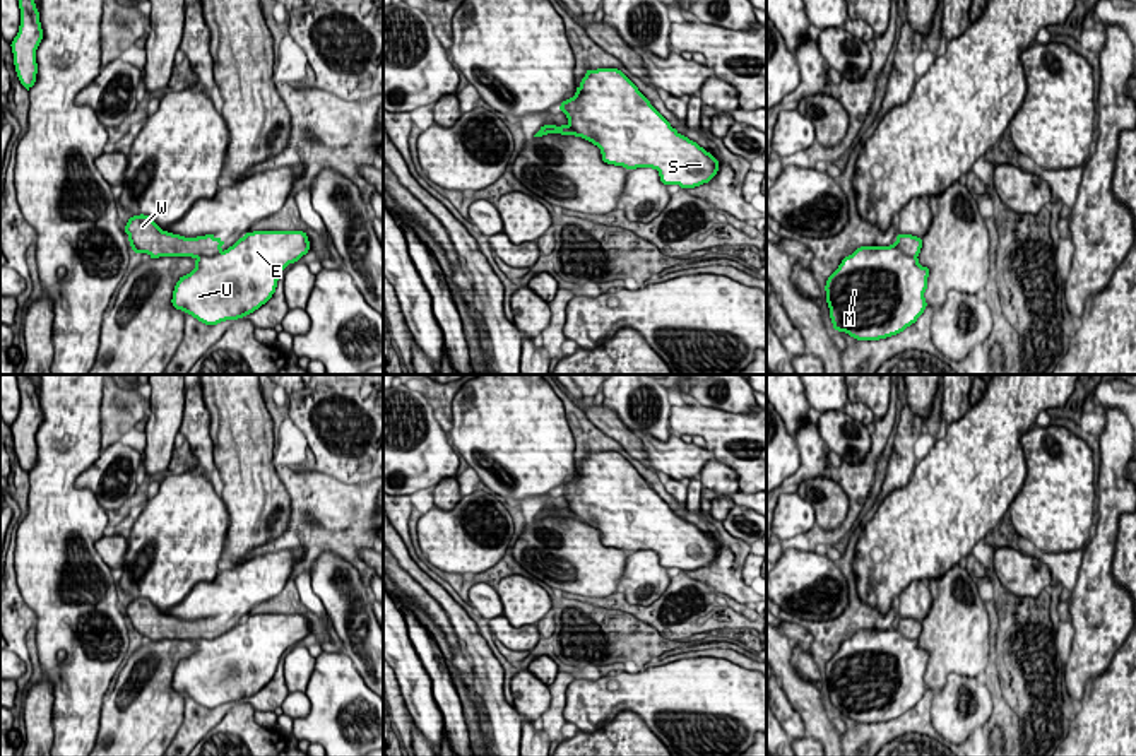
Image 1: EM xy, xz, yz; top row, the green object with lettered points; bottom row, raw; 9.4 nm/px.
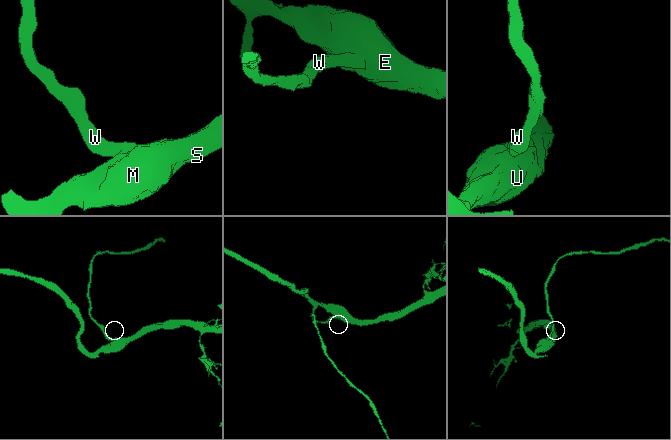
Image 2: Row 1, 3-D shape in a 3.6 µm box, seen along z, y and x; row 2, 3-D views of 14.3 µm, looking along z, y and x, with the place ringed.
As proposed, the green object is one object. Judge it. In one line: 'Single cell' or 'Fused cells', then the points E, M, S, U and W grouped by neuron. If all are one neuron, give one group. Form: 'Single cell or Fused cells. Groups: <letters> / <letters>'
Fused cells. Groups: E M S U / W

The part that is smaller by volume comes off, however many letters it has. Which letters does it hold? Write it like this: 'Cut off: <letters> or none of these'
Cut off: W

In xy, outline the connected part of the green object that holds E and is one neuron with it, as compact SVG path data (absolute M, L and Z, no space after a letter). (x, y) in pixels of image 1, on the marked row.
M253 231L246 233L228 250L212 257L197 257L195 269L180 277L173 291L173 306L205 325L243 318L275 292L282 270L298 262L310 250L303 231Z

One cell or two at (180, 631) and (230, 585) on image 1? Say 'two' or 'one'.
one

